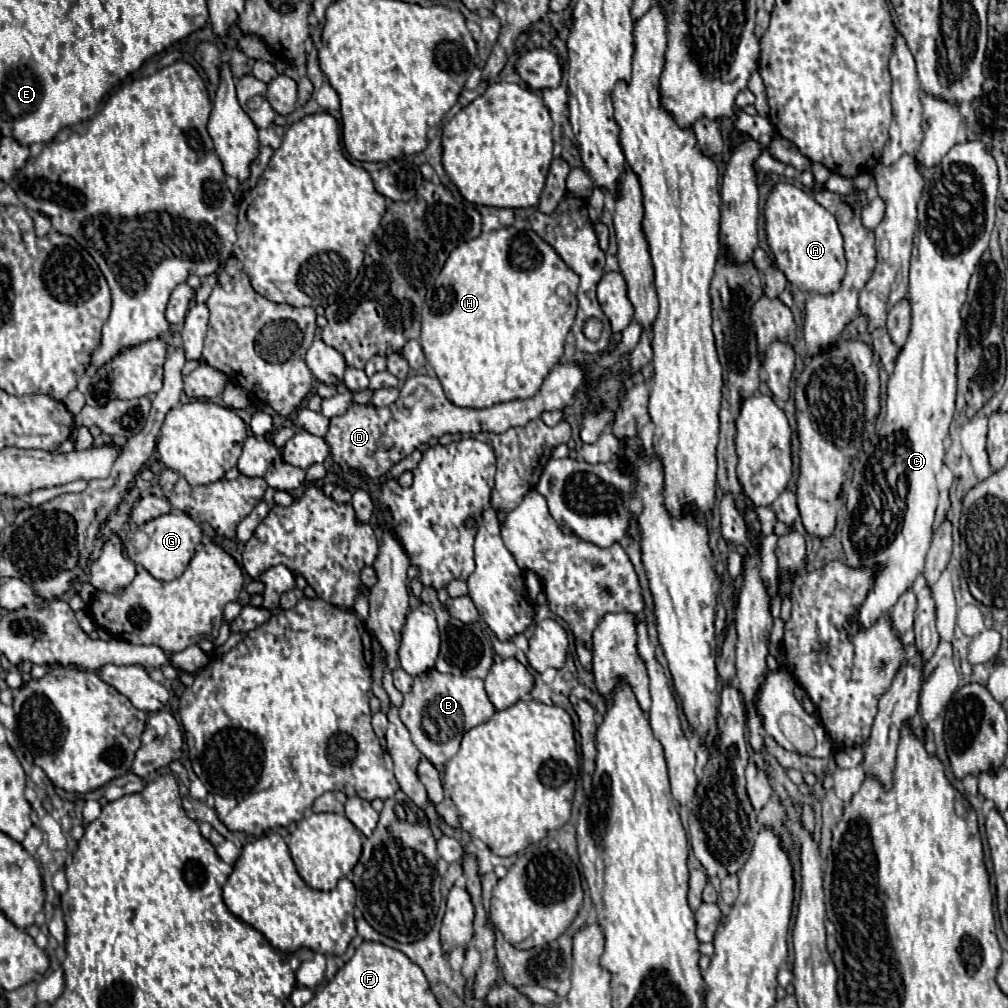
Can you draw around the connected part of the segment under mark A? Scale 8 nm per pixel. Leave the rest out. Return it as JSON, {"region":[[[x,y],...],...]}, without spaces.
{"region":[[[777,182],[767,194],[763,216],[767,244],[777,268],[785,274],[785,278],[801,292],[835,292],[845,276],[845,256],[843,238],[833,214],[829,214],[819,202],[813,200],[813,196],[795,184]]]}

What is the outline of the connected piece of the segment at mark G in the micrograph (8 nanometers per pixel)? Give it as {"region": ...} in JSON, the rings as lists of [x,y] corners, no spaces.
{"region":[[[173,512],[173,514],[153,518],[153,520],[145,522],[139,530],[143,530],[149,536],[149,544],[147,544],[145,550],[135,550],[135,546],[127,544],[125,546],[127,558],[131,562],[143,566],[157,580],[179,578],[183,574],[183,570],[187,568],[189,560],[193,558],[197,544],[201,542],[201,526],[191,516],[187,516],[183,512]]]}

